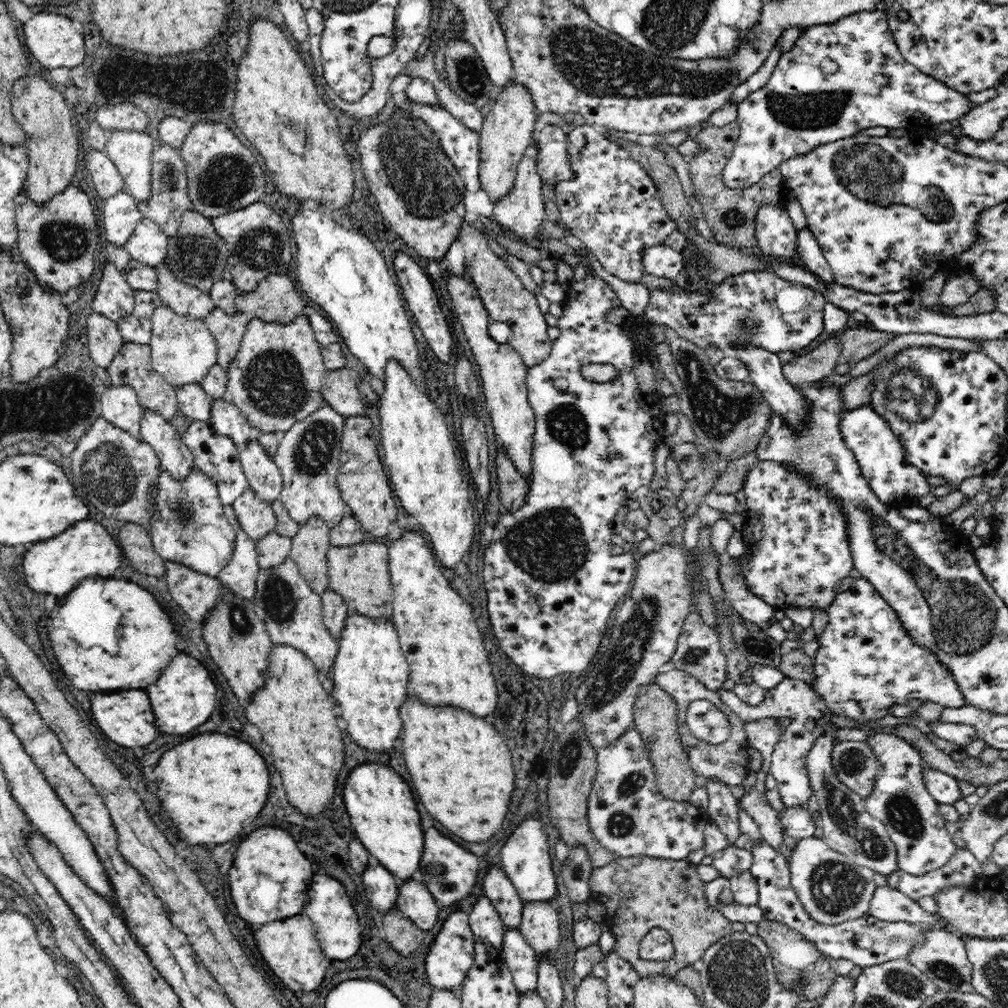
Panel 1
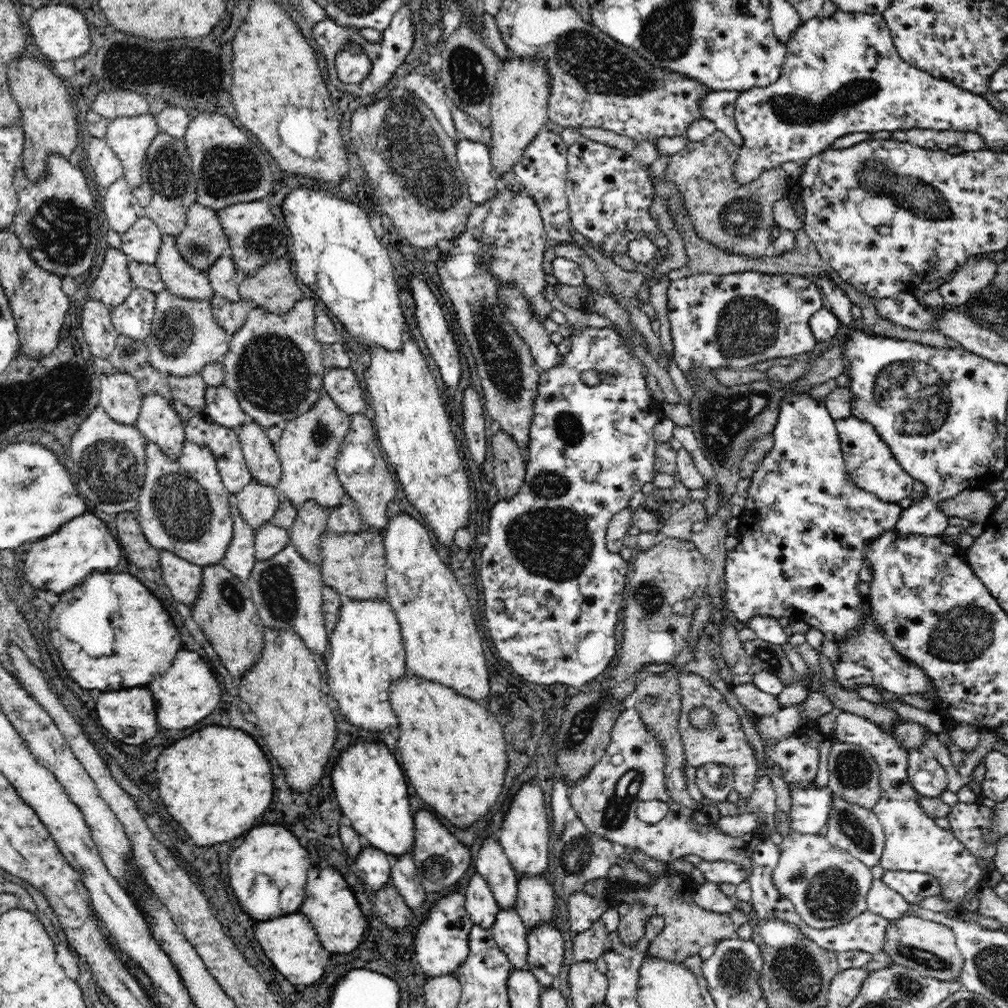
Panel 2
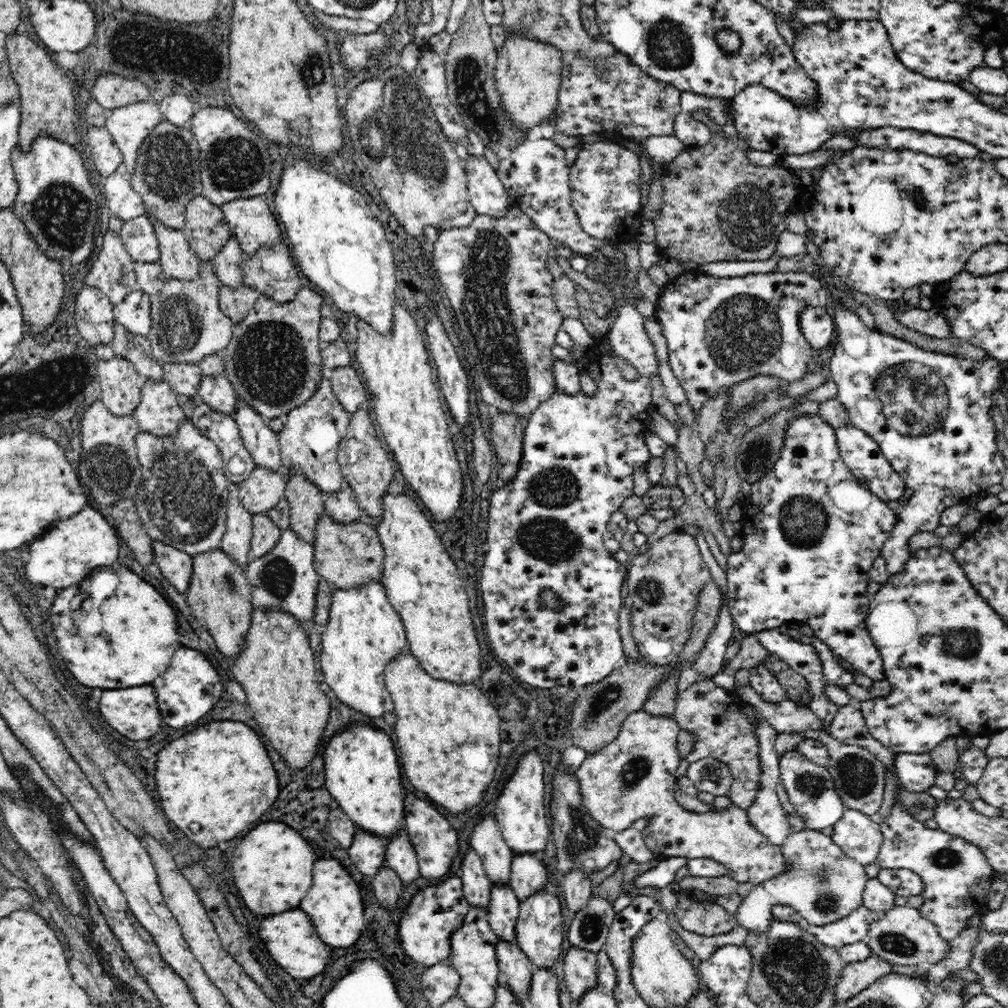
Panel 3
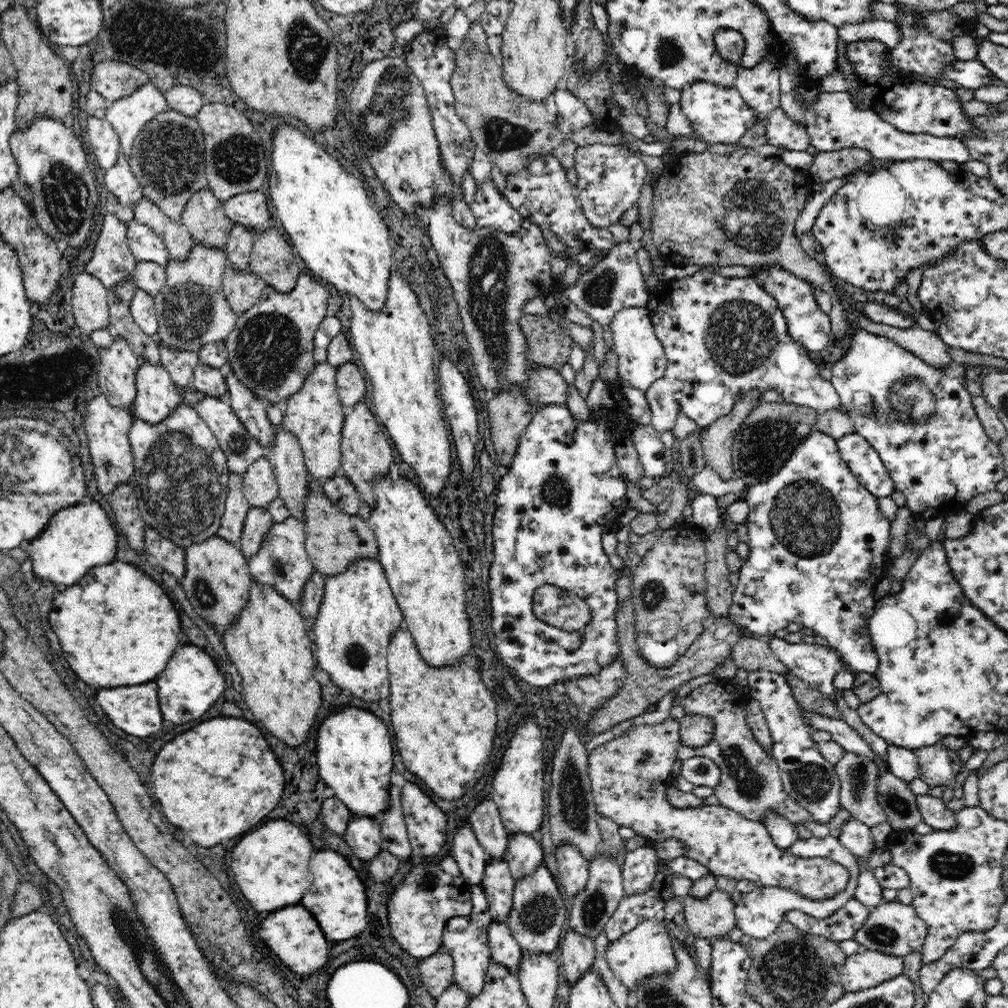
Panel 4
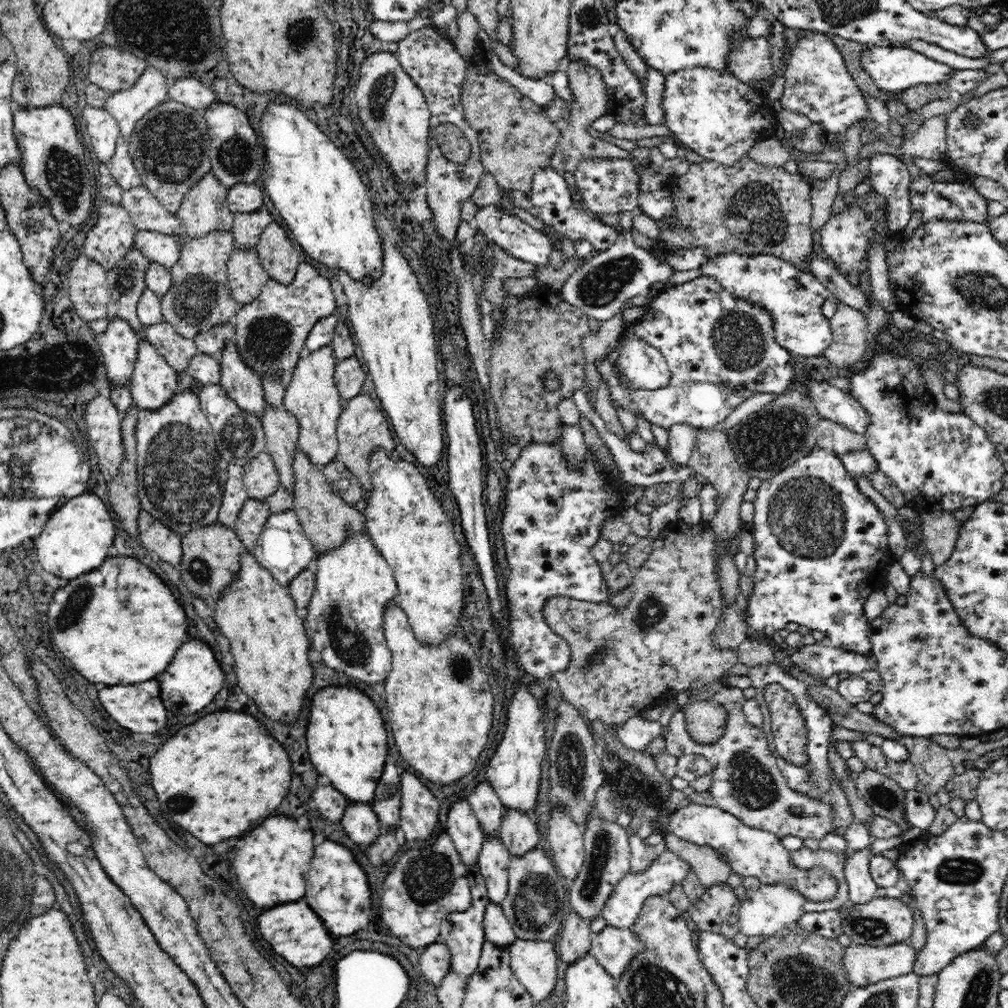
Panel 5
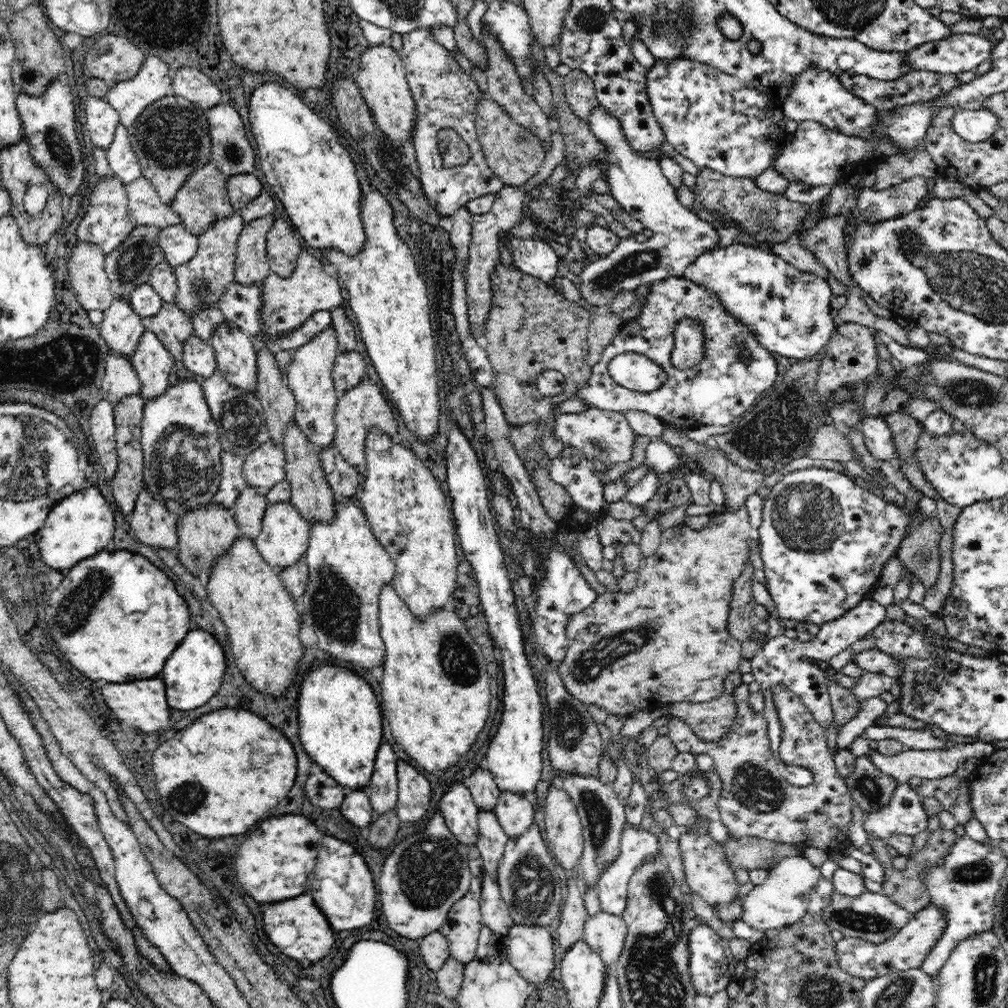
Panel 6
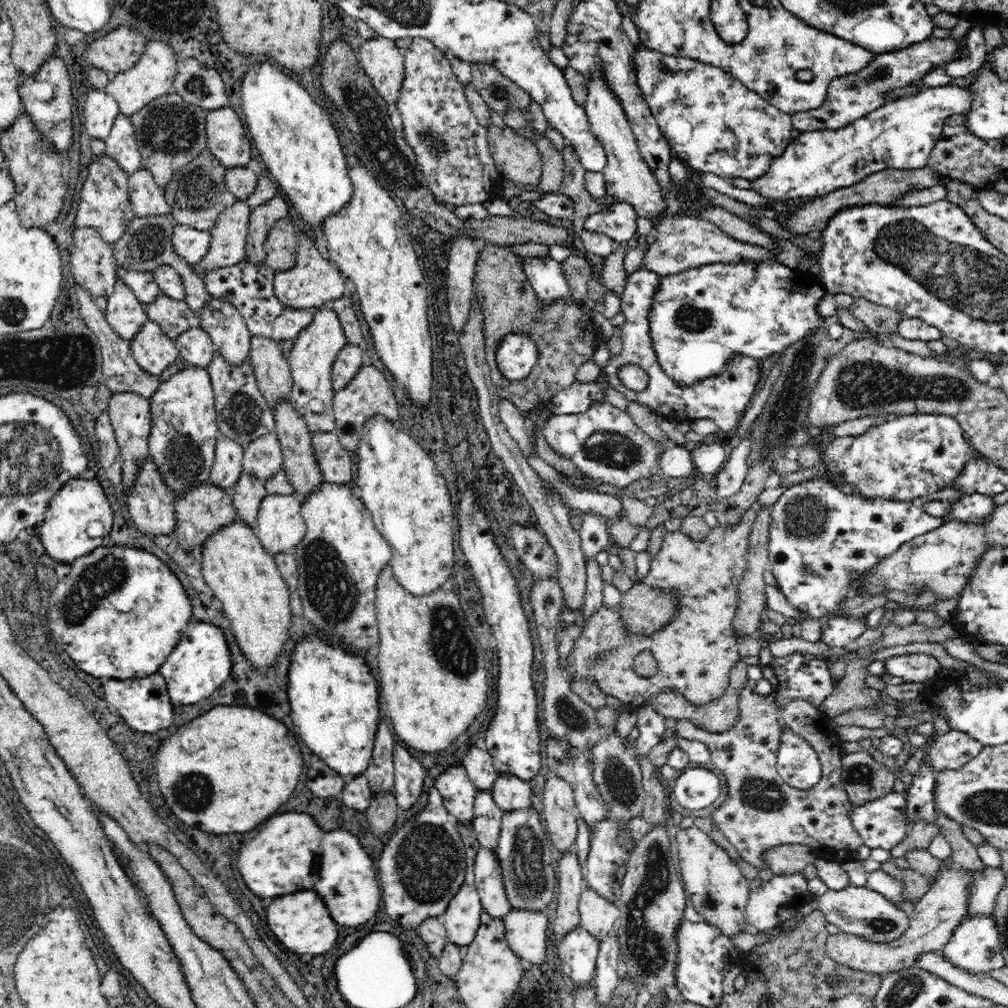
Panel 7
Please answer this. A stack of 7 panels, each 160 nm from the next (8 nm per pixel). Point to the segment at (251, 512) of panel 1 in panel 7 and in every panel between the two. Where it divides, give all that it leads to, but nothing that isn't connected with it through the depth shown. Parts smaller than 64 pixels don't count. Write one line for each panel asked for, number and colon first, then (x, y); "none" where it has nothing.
2: (257, 503)
3: (261, 491)
4: (259, 483)
5: (260, 476)
6: (265, 467)
7: (262, 457)

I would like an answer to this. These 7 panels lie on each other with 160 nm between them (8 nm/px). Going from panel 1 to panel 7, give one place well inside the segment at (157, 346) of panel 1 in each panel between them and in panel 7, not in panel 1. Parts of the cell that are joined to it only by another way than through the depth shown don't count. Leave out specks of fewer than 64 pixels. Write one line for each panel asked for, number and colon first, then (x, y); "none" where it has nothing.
2: (185, 337)
3: (187, 324)
4: (192, 310)
5: (200, 299)
6: (201, 281)
7: (228, 237)

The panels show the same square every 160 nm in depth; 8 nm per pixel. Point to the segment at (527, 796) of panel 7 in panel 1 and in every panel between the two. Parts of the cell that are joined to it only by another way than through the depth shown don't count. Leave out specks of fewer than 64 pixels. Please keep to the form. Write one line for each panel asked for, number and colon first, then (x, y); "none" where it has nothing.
1: (539, 922)
2: (535, 898)
3: (528, 873)
4: (523, 854)
5: (517, 831)
6: (514, 812)

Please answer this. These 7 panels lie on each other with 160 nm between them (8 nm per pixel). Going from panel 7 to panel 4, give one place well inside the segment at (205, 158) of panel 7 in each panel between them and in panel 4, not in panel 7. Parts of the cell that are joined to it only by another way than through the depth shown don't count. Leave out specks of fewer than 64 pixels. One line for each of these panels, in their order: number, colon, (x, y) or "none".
4: (204, 216)
5: (203, 209)
6: (202, 200)

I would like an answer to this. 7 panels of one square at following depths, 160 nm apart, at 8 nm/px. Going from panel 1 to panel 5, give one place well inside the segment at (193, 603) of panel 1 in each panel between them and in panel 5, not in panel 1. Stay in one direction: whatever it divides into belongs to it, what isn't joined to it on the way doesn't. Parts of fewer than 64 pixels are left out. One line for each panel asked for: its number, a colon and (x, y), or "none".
2: (184, 579)
3: (176, 566)
4: (162, 551)
5: (154, 535)

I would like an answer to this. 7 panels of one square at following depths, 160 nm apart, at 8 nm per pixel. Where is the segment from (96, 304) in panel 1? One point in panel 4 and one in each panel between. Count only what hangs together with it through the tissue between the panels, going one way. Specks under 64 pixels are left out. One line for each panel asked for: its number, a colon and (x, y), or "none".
2: (113, 284)
3: (113, 273)
4: (112, 261)

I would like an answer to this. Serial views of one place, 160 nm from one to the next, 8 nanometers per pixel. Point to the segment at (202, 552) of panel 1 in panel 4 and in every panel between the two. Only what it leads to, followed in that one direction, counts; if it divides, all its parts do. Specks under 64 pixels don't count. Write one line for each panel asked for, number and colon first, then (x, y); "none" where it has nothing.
2: (183, 505)
3: (181, 502)
4: (181, 474)

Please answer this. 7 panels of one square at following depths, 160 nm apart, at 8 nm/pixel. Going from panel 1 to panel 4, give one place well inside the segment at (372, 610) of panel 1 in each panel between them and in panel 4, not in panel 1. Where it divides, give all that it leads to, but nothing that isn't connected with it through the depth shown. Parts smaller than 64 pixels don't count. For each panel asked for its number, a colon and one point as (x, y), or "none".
2: (354, 565)
3: (347, 556)
4: (334, 539)

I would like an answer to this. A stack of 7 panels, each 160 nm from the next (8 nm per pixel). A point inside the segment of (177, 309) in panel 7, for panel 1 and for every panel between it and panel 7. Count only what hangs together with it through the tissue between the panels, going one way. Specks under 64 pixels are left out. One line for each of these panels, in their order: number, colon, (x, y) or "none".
1: (193, 401)
2: (190, 390)
3: (184, 378)
4: (180, 364)
5: (177, 351)
6: (172, 326)

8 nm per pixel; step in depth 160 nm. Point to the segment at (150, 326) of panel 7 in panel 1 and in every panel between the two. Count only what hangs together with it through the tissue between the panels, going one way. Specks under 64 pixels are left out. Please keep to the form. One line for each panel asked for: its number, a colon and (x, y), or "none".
1: (174, 455)
2: (158, 421)
3: (159, 413)
4: (157, 396)
5: (153, 382)
6: (152, 361)

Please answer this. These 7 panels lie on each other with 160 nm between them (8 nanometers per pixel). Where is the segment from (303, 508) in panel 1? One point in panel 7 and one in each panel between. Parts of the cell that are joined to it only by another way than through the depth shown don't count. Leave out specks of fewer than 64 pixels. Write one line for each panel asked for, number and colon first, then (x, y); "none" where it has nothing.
2: (308, 448)
3: (309, 441)
4: (315, 414)
5: (312, 396)
6: (309, 375)
7: (311, 358)

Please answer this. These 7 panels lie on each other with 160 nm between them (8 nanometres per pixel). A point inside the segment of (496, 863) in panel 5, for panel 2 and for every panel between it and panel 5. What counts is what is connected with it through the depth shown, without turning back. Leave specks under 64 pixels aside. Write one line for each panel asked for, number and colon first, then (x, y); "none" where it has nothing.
2: (509, 931)
3: (503, 910)
4: (498, 884)

